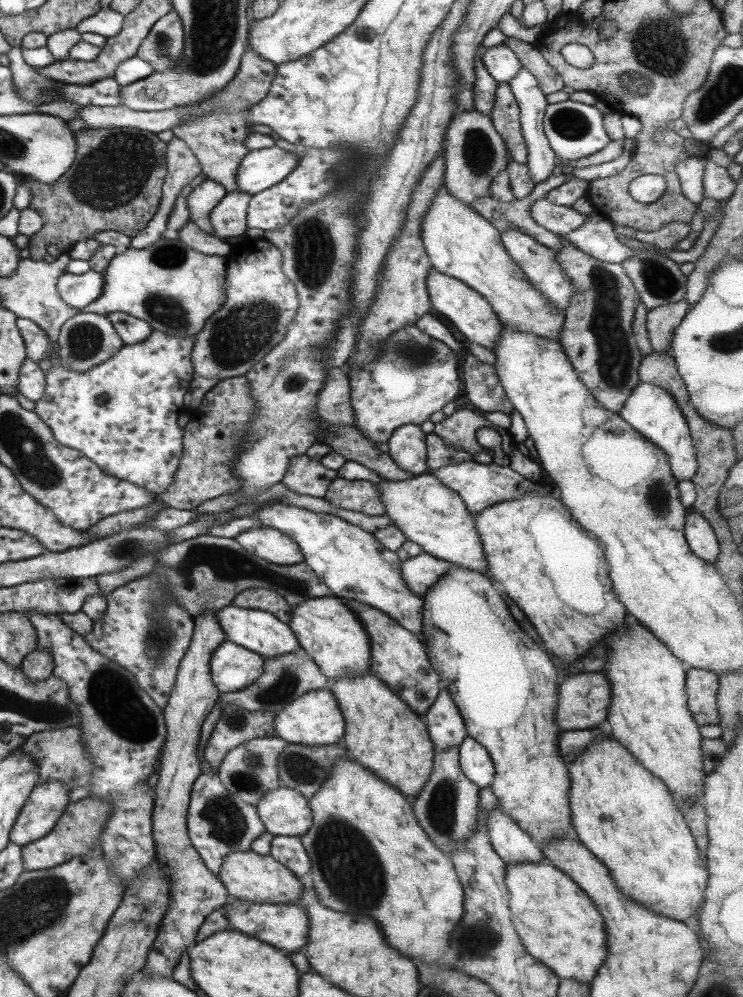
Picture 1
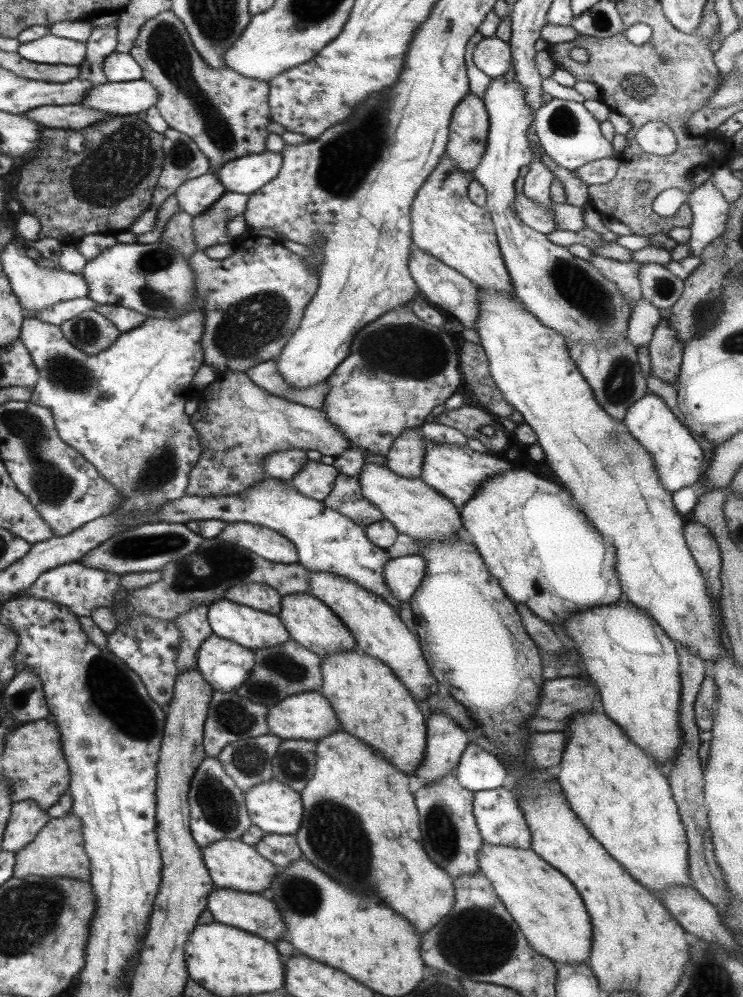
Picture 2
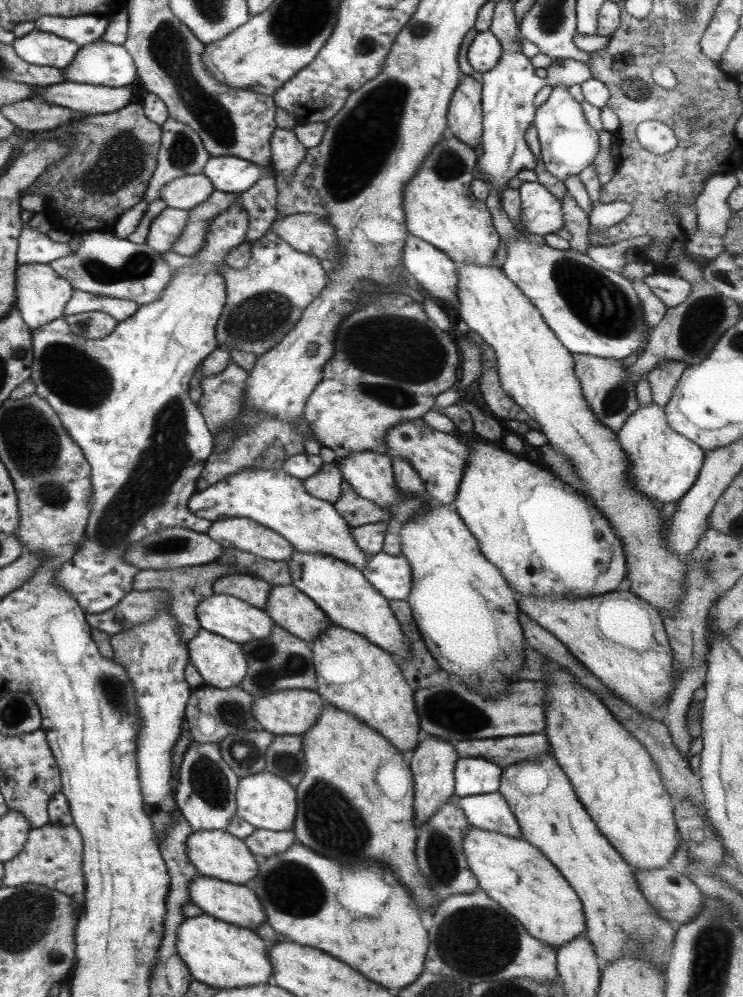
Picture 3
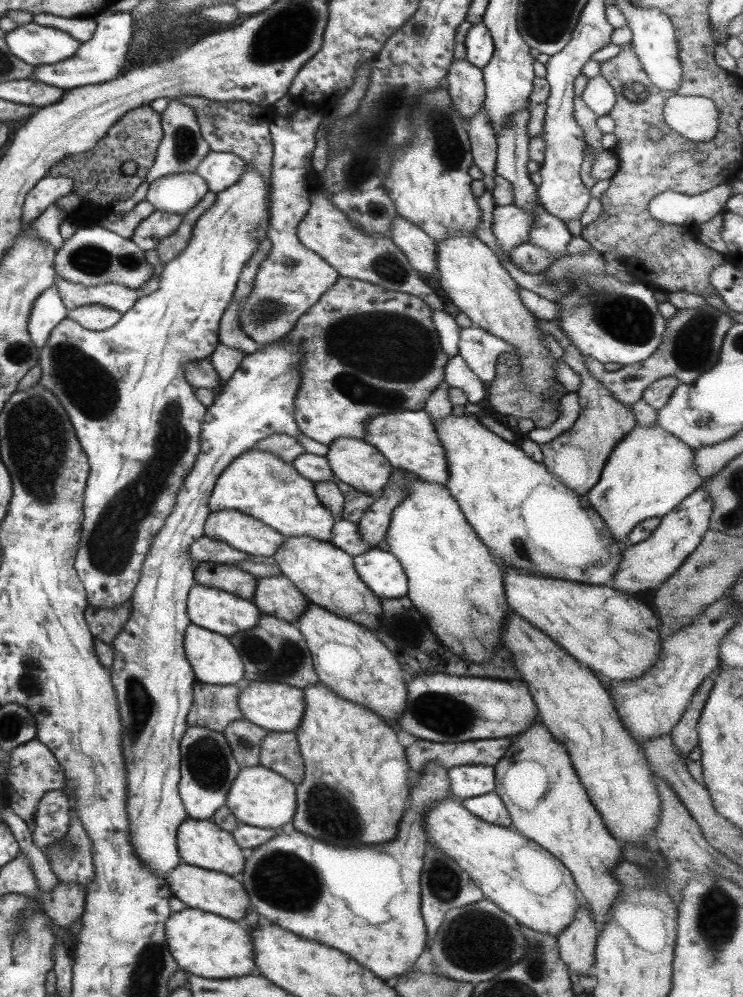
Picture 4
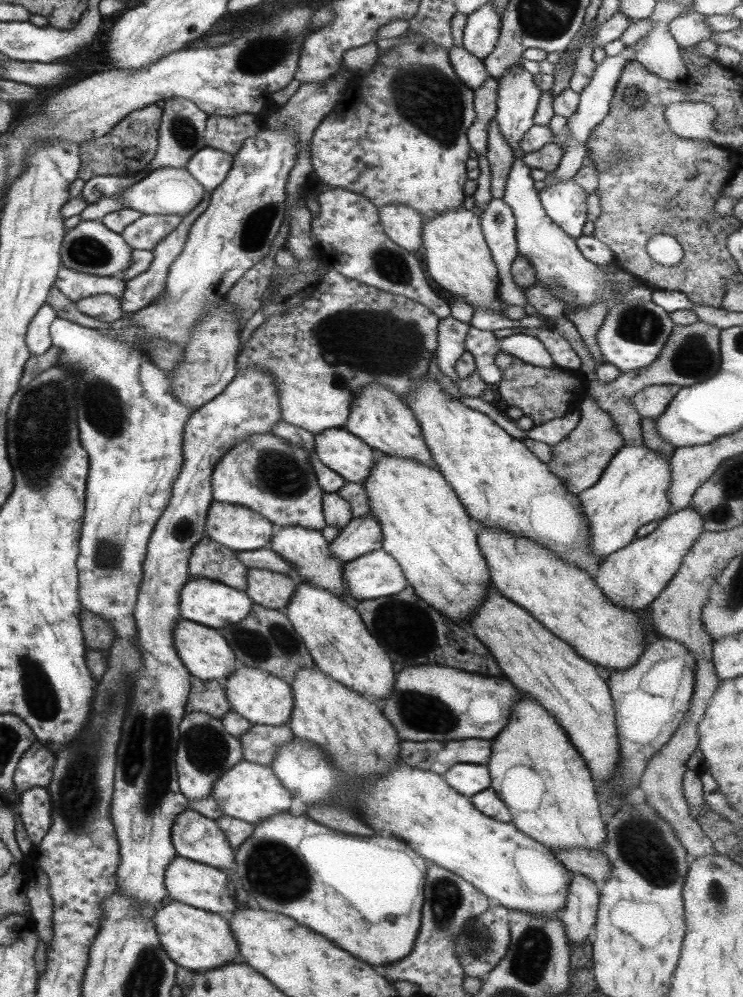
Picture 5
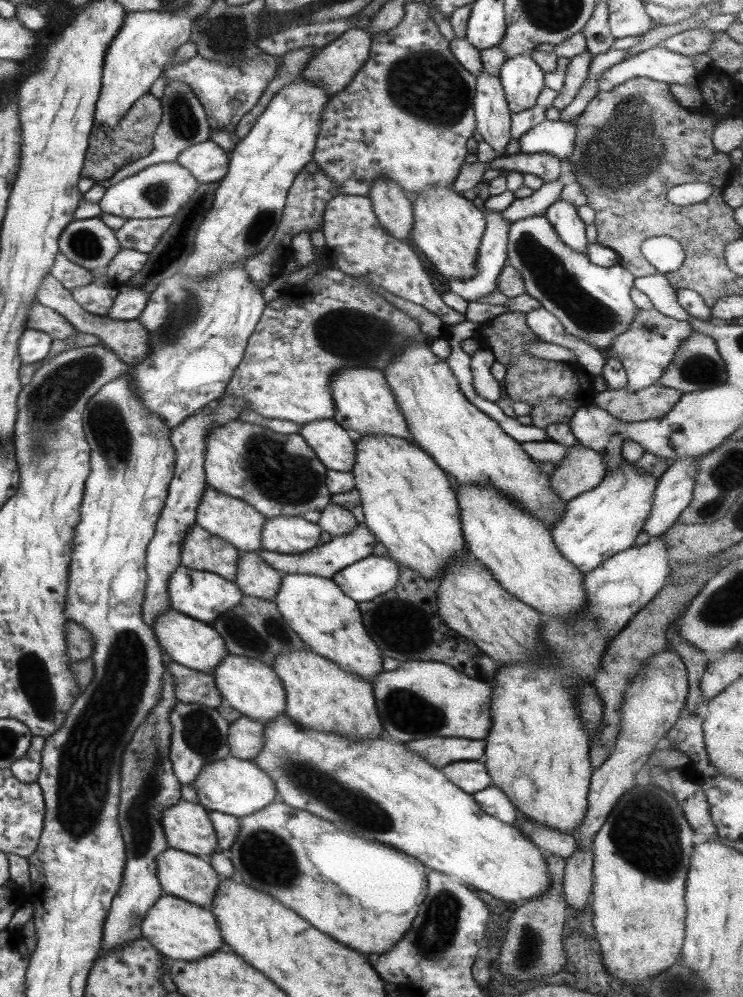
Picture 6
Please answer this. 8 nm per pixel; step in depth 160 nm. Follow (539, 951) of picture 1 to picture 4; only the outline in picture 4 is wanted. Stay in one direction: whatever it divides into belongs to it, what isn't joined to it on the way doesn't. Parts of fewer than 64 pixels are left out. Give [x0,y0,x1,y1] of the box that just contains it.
[424,796,580,936]

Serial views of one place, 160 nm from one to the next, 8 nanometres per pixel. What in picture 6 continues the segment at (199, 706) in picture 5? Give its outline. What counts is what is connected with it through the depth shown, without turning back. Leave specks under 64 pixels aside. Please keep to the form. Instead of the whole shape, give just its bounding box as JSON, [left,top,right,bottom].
[168,662,223,709]

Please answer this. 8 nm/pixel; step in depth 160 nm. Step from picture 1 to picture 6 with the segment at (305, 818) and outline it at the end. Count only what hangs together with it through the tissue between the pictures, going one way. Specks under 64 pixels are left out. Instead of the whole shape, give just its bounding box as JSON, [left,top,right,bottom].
[191,755,278,818]

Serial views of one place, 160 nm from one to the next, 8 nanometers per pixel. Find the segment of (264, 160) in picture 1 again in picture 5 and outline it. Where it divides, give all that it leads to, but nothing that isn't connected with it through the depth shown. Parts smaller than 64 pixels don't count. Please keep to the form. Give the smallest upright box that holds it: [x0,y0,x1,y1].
[187,148,232,193]

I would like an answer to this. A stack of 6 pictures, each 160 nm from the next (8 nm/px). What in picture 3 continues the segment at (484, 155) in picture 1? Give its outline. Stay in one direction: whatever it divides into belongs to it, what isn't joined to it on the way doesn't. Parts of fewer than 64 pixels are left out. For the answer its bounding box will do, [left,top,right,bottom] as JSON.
[446,76,482,150]

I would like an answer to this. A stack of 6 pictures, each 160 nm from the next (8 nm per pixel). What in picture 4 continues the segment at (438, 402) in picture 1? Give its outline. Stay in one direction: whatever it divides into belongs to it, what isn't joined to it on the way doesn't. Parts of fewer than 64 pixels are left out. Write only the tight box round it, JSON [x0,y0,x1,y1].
[258,277,448,446]

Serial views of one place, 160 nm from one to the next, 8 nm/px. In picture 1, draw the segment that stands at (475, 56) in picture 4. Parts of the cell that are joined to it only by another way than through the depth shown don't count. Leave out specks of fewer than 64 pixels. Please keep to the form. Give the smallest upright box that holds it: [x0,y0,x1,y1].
[481,43,521,84]

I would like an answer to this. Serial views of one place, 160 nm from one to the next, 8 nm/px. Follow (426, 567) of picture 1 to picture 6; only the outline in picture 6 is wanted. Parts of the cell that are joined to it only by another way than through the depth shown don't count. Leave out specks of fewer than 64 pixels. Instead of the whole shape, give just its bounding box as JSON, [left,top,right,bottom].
[331,554,399,603]

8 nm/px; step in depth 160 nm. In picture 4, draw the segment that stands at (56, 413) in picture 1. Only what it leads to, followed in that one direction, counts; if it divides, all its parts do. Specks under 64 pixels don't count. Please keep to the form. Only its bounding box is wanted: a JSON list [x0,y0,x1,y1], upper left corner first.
[38,164,270,609]

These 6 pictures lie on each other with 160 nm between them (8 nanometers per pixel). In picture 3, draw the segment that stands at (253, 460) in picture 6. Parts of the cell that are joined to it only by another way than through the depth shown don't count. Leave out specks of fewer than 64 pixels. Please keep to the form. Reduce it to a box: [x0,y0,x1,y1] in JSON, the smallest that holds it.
[187,468,367,571]

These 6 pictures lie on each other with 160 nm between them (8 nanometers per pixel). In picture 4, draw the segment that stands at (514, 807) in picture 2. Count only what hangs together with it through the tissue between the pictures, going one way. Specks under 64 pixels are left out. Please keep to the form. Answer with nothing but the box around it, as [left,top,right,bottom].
[458,791,512,827]

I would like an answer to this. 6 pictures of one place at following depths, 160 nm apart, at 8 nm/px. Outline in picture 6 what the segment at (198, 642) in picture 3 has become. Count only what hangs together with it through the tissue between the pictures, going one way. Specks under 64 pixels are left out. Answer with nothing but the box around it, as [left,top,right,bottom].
[153,609,228,674]

